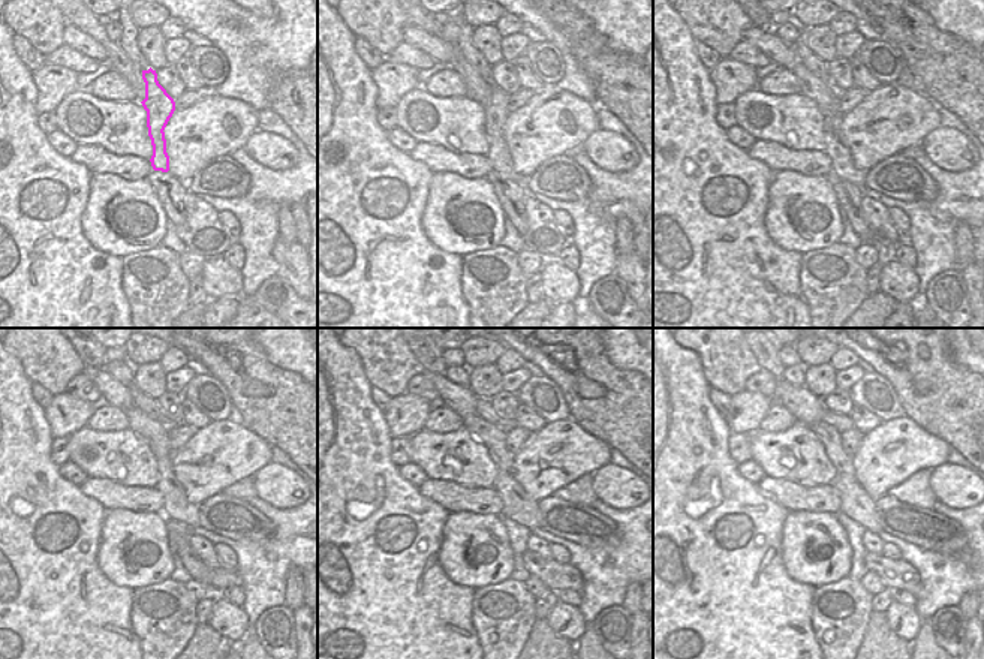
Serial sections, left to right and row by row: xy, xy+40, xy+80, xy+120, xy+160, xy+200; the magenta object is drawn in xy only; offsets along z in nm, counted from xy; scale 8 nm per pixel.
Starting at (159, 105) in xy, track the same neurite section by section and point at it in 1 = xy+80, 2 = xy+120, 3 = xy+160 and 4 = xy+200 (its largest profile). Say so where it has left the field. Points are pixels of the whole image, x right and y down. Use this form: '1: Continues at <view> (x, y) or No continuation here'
1: Continues at xy+80 (842, 165)
2: Continues at xy+120 (177, 506)
3: Continues at xy+160 (517, 505)
4: Continues at xy+200 (855, 502)

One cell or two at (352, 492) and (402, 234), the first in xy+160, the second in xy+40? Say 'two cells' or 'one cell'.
one cell

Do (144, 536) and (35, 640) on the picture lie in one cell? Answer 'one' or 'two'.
two

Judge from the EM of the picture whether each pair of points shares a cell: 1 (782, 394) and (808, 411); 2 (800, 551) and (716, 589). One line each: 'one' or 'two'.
1: one
2: two

